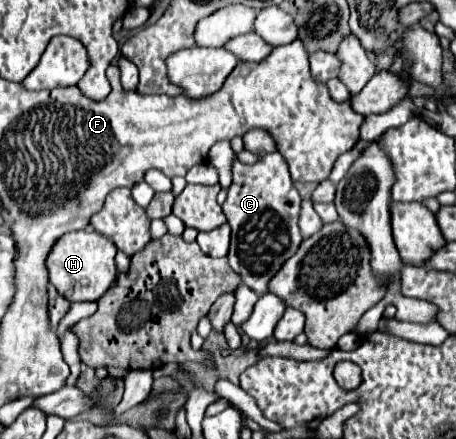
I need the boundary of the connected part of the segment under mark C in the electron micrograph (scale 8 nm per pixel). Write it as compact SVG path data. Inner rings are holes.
M273 152L265 154L261 162L253 166L244 165L235 158L232 184L223 204L223 212L231 226L231 248L227 256L231 268L255 294L265 294L269 280L279 272L285 260L297 252L303 240L297 224L301 198L293 186L285 158Z

